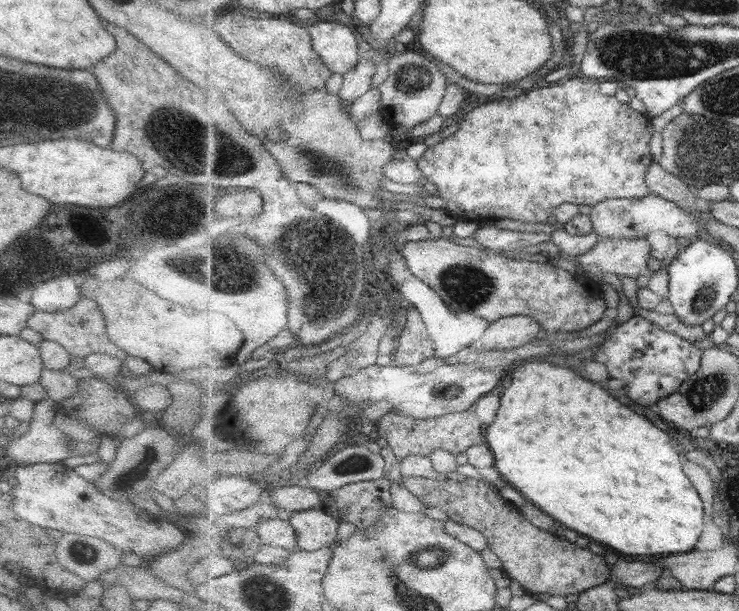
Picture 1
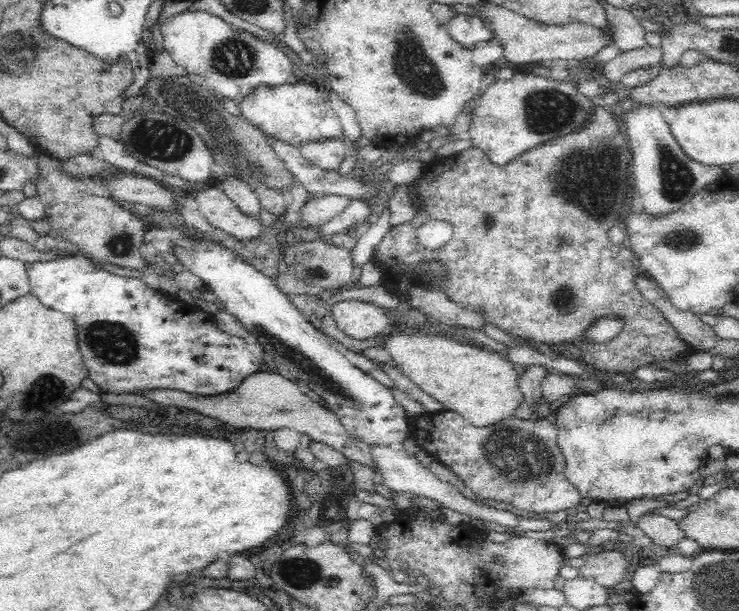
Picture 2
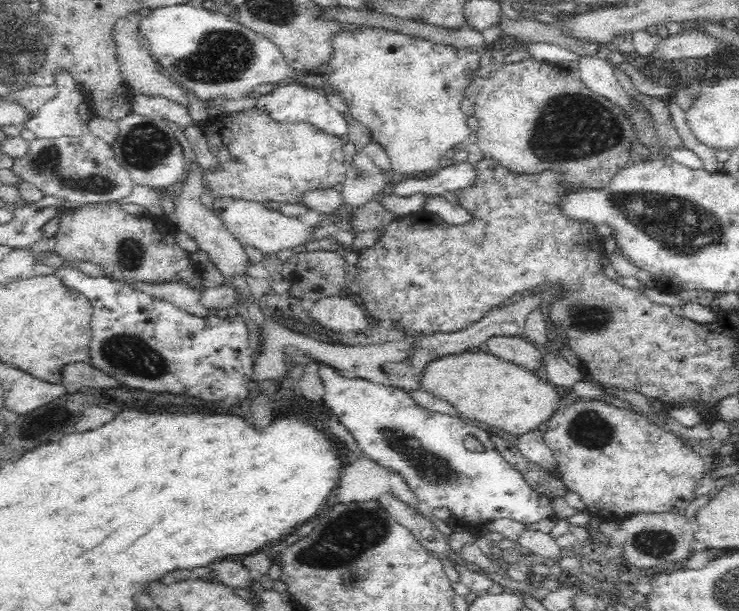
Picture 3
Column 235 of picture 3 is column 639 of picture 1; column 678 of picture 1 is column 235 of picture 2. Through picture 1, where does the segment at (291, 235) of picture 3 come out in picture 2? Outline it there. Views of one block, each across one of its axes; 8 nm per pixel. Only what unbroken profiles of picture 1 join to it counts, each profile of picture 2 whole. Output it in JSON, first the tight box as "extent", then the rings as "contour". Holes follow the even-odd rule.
{"extent":[195,187,265,242],"contour":[[[210,187],[199,191],[195,201],[210,229],[225,231],[241,242],[257,241],[264,232],[265,226],[258,215],[244,214],[222,189]]]}

